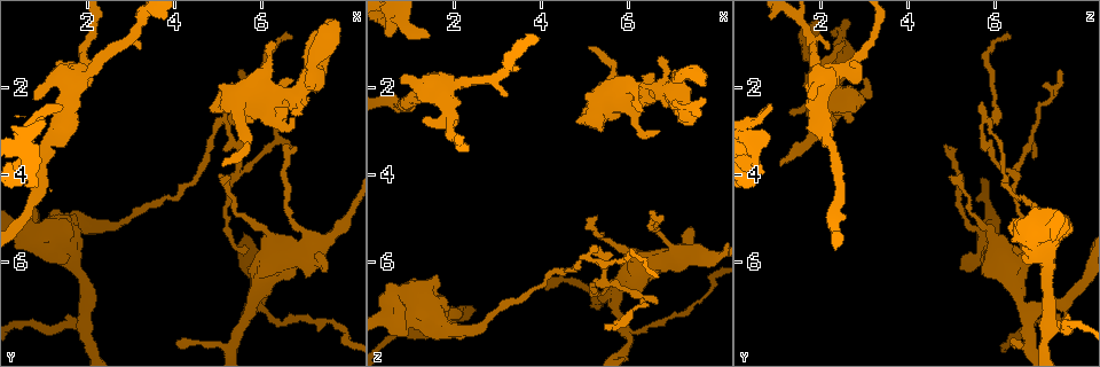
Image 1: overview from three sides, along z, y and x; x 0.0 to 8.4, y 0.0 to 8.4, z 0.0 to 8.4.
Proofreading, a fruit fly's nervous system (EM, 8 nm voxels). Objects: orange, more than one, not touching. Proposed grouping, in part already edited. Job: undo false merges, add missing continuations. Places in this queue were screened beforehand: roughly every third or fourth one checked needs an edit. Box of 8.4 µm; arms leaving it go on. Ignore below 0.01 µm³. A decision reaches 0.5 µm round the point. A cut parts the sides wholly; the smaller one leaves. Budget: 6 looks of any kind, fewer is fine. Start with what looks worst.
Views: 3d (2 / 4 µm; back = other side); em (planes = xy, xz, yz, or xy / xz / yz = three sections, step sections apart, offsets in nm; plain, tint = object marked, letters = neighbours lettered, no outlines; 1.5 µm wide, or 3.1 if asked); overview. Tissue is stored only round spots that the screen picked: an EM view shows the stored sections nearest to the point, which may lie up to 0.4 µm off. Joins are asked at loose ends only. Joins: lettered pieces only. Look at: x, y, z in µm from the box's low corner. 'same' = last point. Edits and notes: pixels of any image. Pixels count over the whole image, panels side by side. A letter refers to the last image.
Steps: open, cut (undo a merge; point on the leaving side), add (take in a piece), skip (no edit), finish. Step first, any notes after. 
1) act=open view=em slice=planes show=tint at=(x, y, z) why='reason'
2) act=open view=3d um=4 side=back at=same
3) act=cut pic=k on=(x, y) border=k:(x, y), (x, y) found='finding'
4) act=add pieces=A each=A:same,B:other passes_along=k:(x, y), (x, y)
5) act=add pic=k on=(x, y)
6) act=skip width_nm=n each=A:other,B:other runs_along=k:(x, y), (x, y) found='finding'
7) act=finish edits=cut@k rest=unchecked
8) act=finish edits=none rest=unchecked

act=open view=em slice=xz step=8 show=plain at=(5.05, 2.80, 5.90) why='three-way junction'

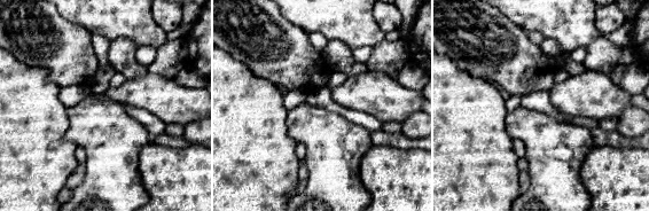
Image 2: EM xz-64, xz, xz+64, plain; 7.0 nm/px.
act=open view=em slice=xz step=8 show=letters at=same why='what lies round it'

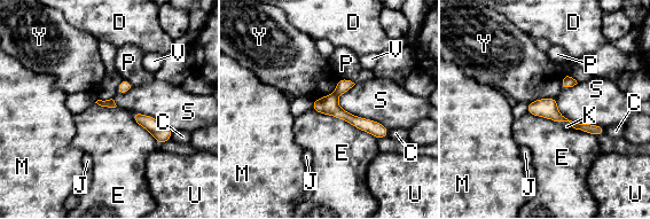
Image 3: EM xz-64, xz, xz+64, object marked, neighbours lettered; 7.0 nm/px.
act=cut pic=3 on=(343, 85) longest_contact=E:500nm each=C:other,D:other,E:other,J:other,K:other,M:other,P:other,S:other,U:other,V:other,Y:other border=3:(334, 92), (337, 96) found='a second cell is stuck on'

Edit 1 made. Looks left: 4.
act=open view=3d um=4 side=back at=(1.40, 2.45, 0.80) why='tapers out'

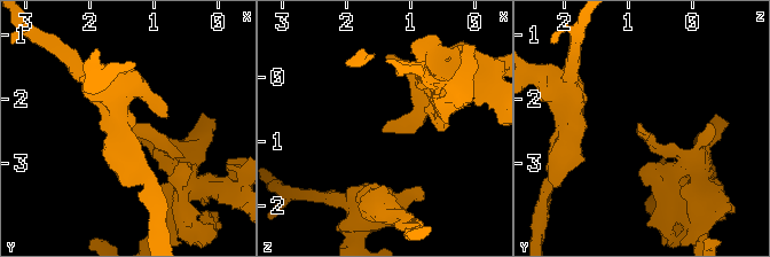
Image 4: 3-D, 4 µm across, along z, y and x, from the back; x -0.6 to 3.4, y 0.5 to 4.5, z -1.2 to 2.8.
act=open view=em slice=planes show=tint at=(1.40, 2.40, 0.85)

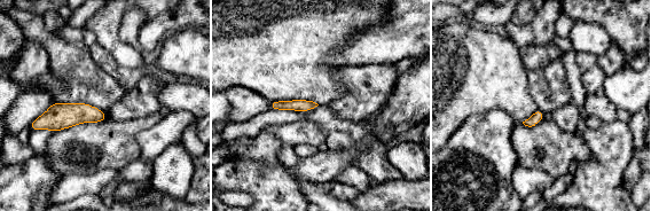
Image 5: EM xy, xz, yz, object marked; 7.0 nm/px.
act=open view=em slice=planes show=letters at=same why='what lies round it'

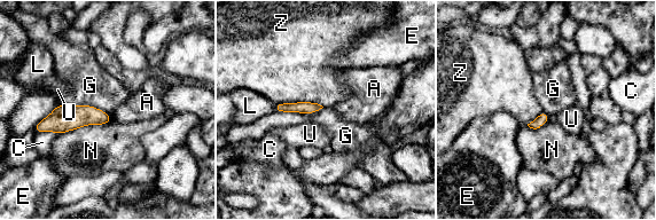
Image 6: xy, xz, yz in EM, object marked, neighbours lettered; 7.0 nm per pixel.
act=skip longest_contact=N:400nm each=A:other,C:other,E:other,G:other,L:other,N:other,U:other,Z:other runs_along=6:(108, 118), (63, 118), (39, 127) found='no lettered piece goes on from it'

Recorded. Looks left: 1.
act=finish edits=cut@3 rest=unchecked

